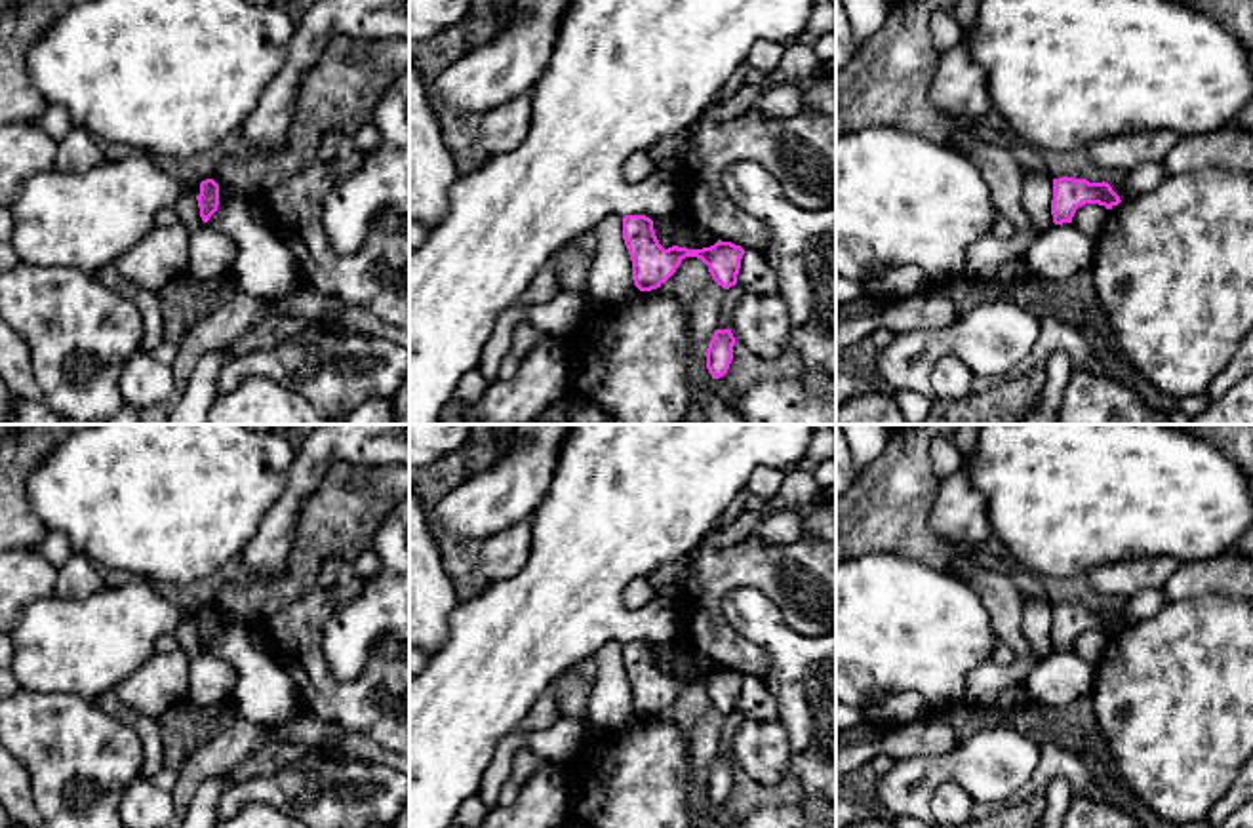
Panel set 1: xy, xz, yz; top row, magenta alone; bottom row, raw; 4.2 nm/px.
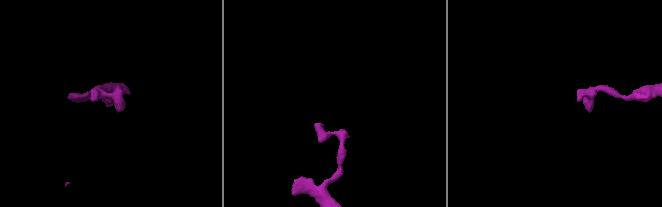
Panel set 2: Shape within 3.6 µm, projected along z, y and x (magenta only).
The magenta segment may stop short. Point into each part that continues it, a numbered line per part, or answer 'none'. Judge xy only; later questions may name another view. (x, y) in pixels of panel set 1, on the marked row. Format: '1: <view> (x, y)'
none

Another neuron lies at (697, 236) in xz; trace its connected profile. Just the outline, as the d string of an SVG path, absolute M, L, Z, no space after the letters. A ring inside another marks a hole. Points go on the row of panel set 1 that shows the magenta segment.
M684 168L674 169L682 175L684 188L682 188L682 206L668 217L661 217L653 221L653 230L659 244L668 249L672 246L687 247L687 249L703 249L710 247L718 242L718 238L703 228L689 206L689 181Z

